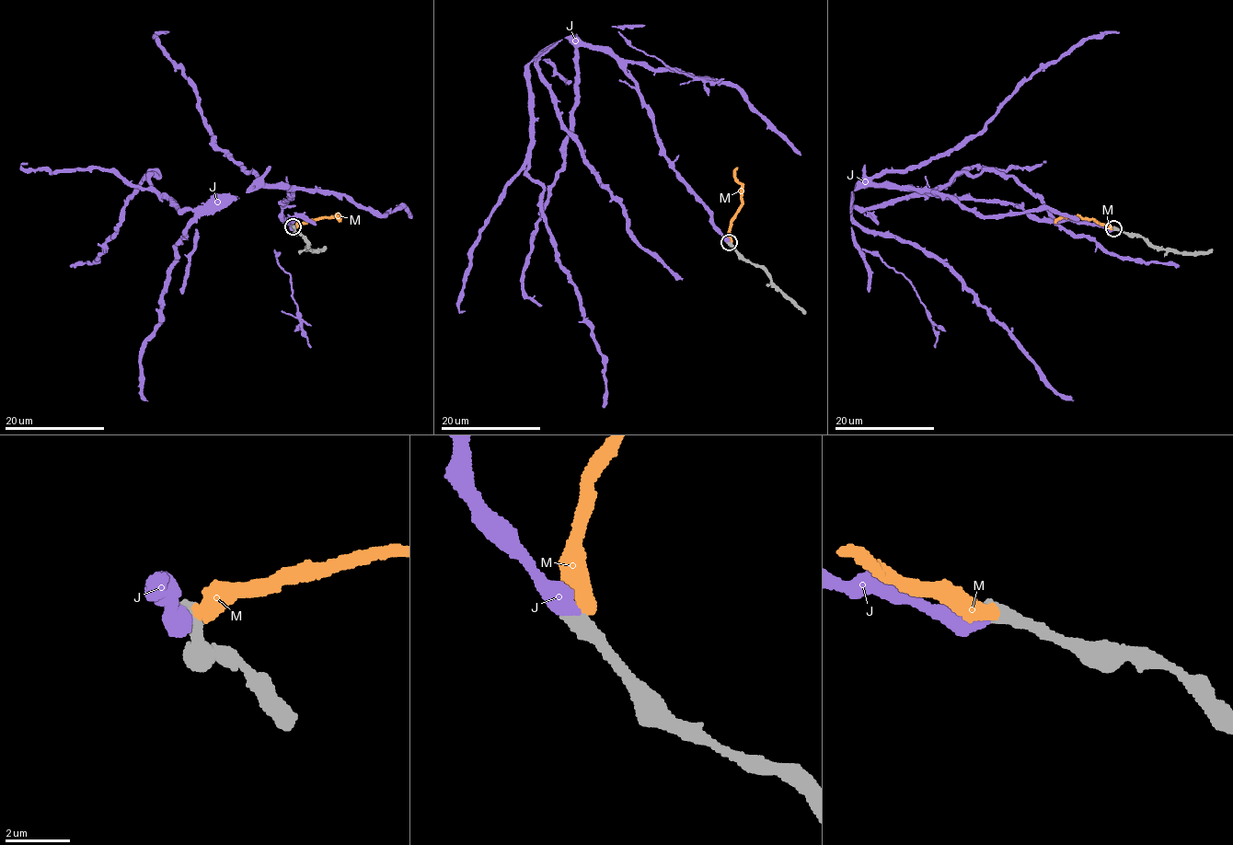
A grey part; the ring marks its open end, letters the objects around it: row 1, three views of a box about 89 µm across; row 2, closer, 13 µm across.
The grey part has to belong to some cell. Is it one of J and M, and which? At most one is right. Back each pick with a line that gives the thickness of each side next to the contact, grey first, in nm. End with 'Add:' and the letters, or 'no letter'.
J: 500 nm thick on the grey side, 550 nm on the other
Add: J

